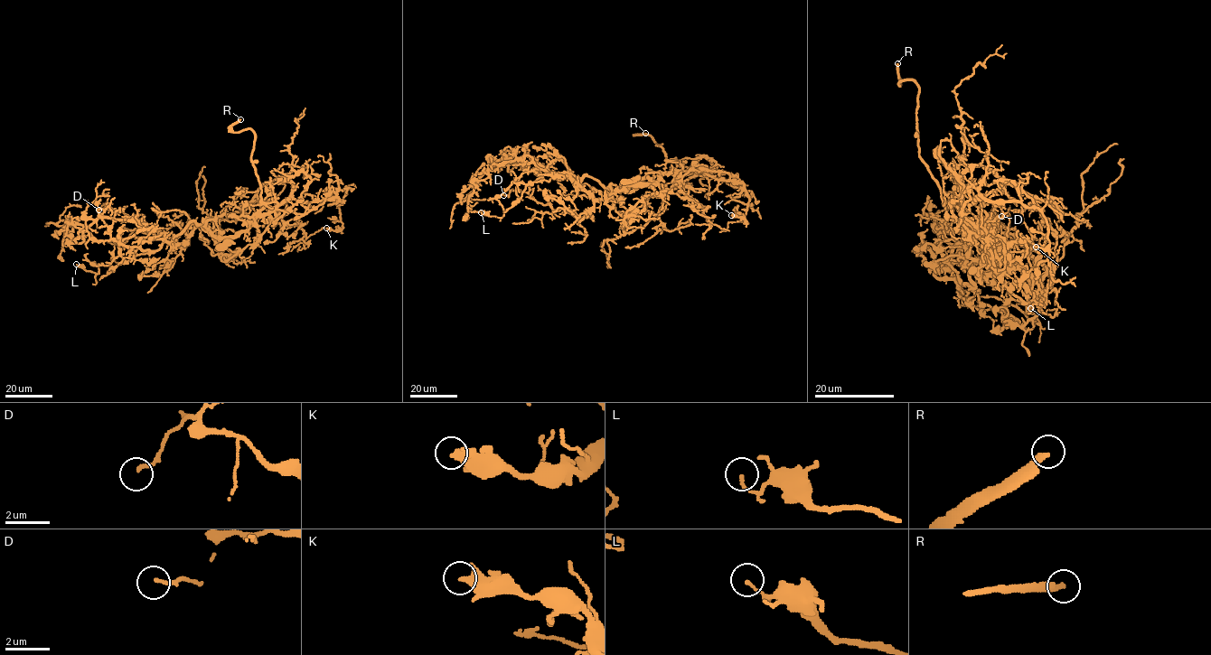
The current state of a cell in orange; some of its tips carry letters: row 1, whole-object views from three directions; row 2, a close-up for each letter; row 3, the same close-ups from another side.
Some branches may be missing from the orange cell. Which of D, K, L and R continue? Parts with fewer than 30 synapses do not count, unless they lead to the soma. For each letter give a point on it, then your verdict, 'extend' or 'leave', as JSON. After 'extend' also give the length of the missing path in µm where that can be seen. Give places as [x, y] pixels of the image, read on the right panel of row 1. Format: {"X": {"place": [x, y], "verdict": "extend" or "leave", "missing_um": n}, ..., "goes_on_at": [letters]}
{"D": {"place": [1001, 216], "verdict": "leave"}, "K": {"place": [1036, 247], "verdict": "leave"}, "L": {"place": [1030, 308], "verdict": "leave"}, "R": {"place": [897, 63], "verdict": "extend", "missing_um": 15}, "goes_on_at": ["R"]}

